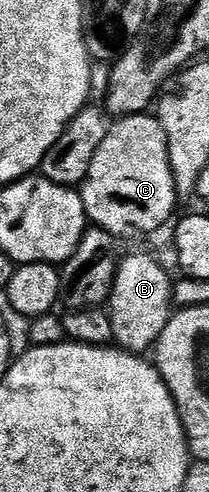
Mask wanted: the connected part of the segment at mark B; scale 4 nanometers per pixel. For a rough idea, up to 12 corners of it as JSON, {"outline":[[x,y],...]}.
{"outline":[[122,257],[107,303],[113,341],[145,356],[175,313],[174,279]]}

